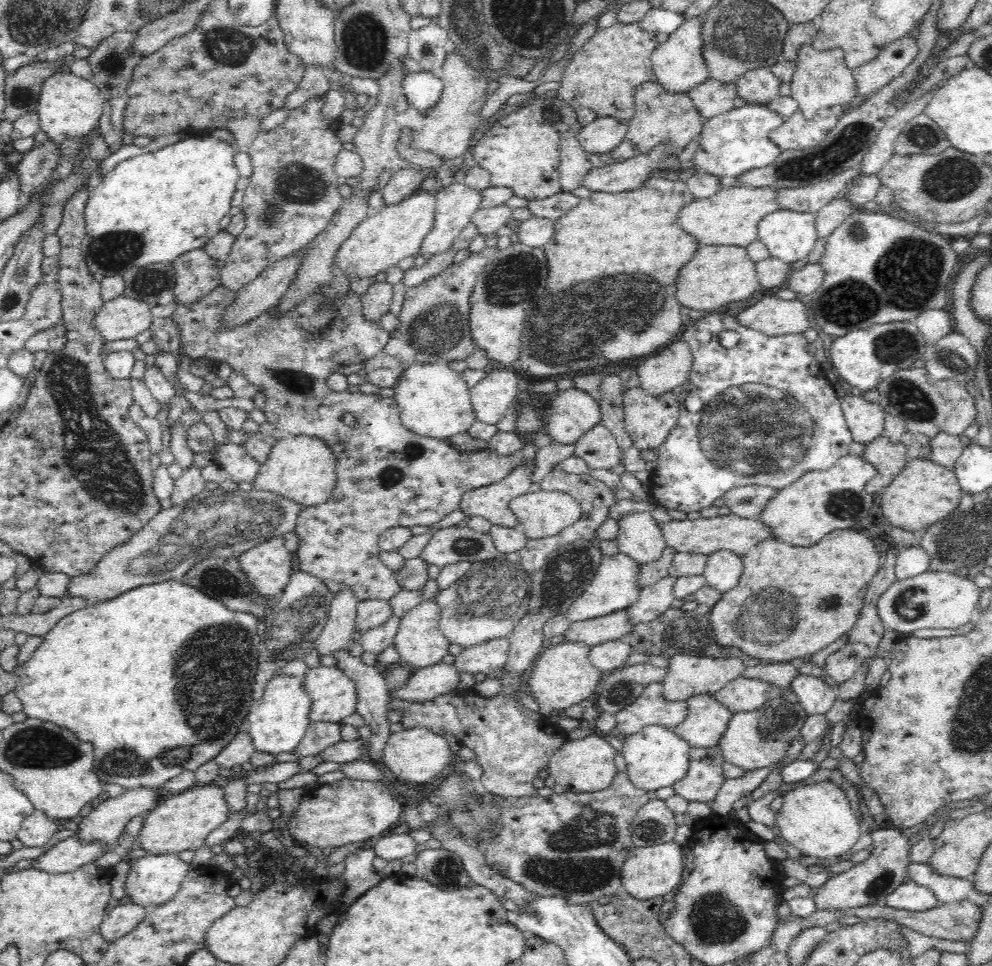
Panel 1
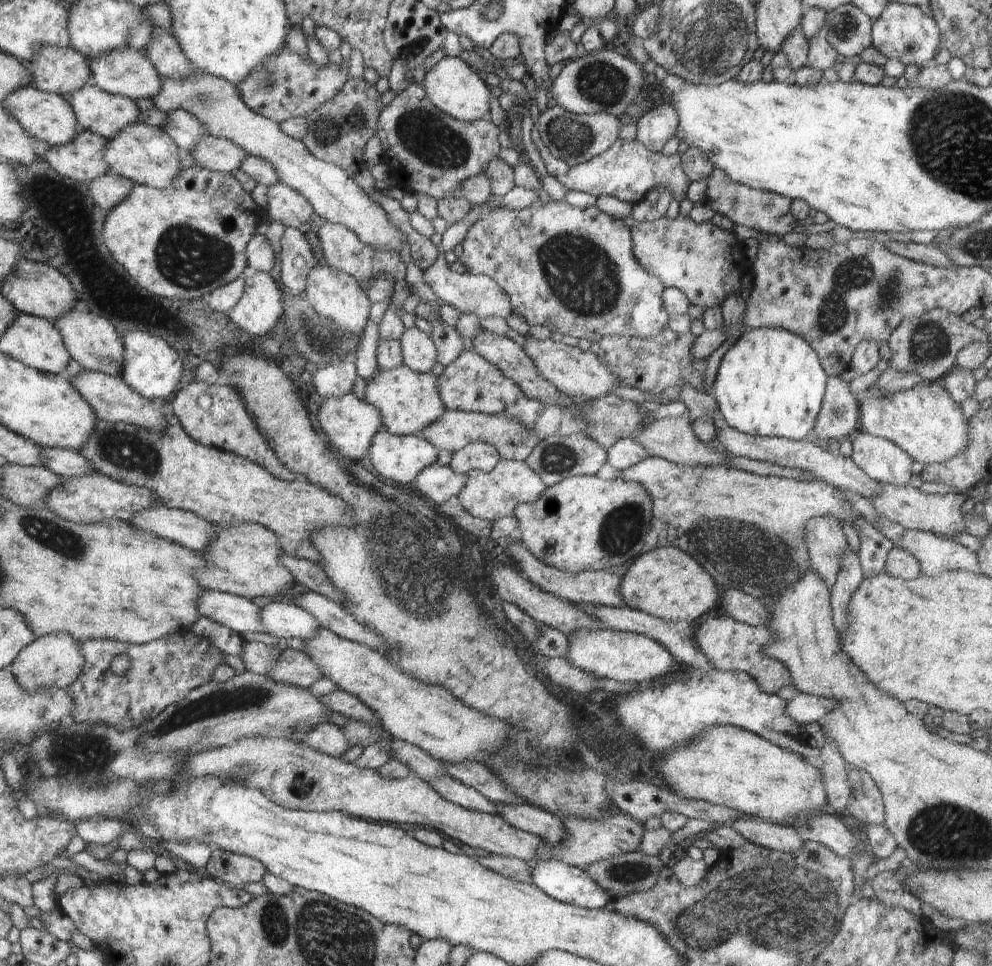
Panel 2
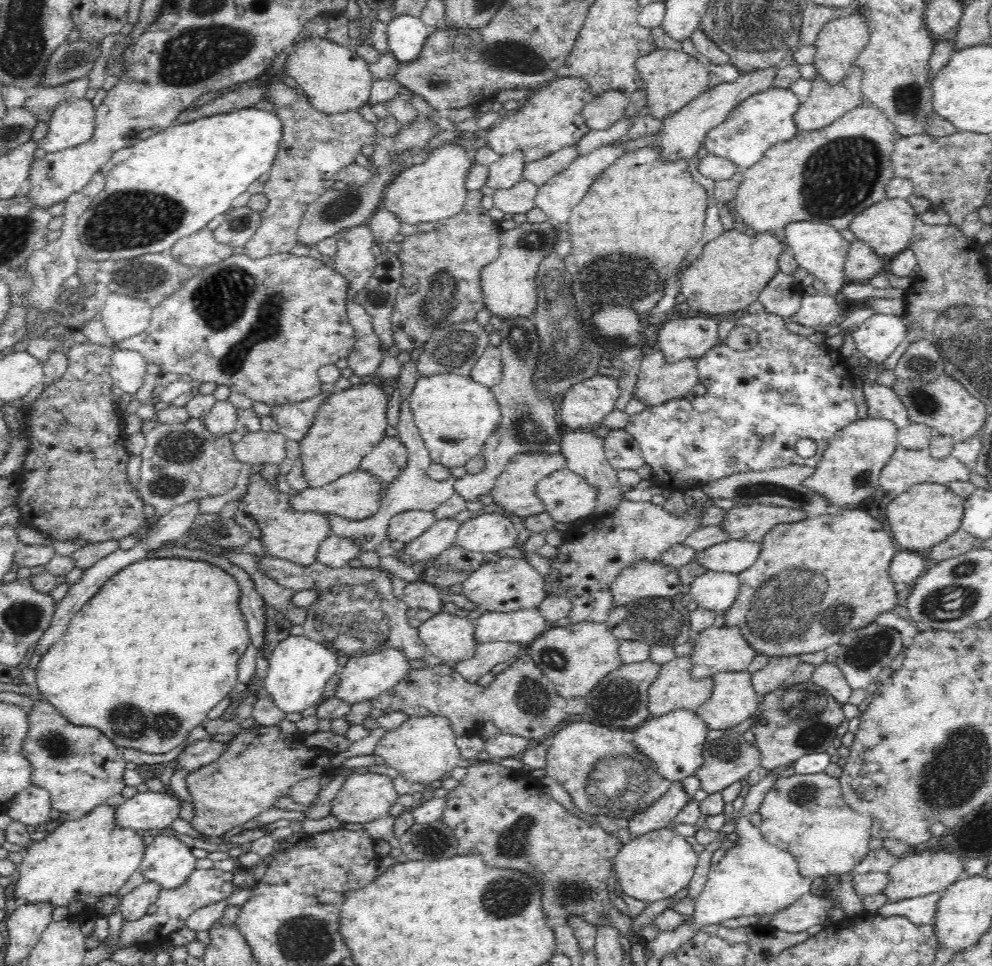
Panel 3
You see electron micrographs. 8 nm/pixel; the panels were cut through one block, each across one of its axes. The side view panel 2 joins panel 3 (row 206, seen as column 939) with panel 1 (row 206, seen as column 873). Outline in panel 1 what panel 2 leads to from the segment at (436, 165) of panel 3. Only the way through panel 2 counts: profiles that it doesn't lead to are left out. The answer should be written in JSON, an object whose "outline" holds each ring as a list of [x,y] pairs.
{"outline":[[[418,190],[412,193],[399,204],[386,206],[381,211],[372,212],[366,219],[362,220],[358,227],[350,234],[350,237],[340,244],[340,250],[335,254],[334,265],[344,271],[348,280],[351,277],[356,279],[380,279],[384,276],[388,268],[396,267],[401,260],[409,256],[416,256],[424,242],[424,238],[430,234],[434,228],[434,214],[436,210],[435,192],[424,192]]]}

